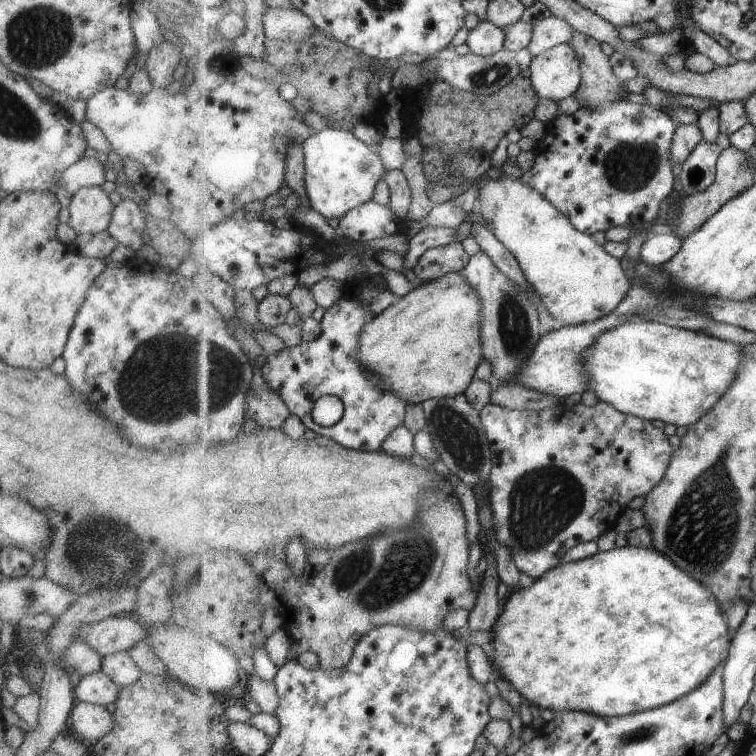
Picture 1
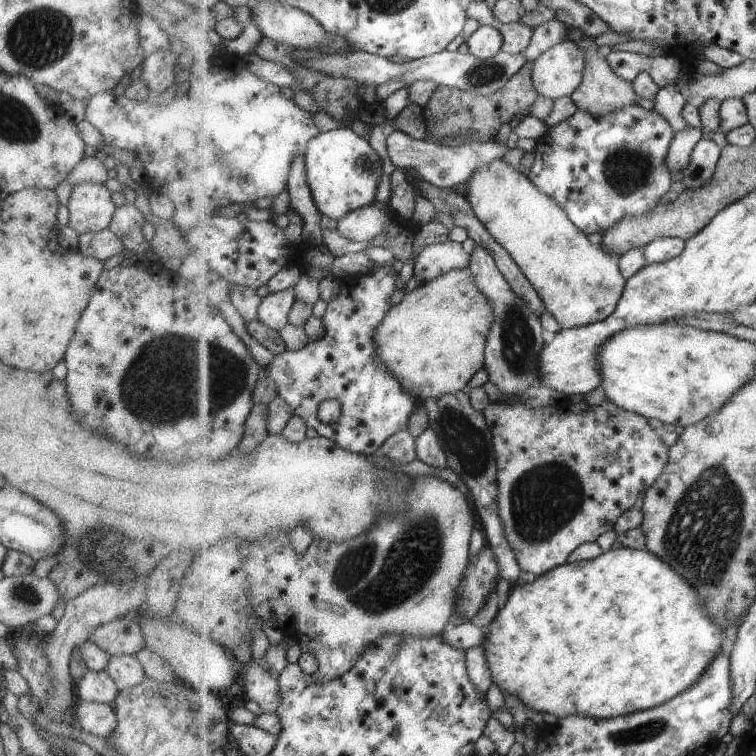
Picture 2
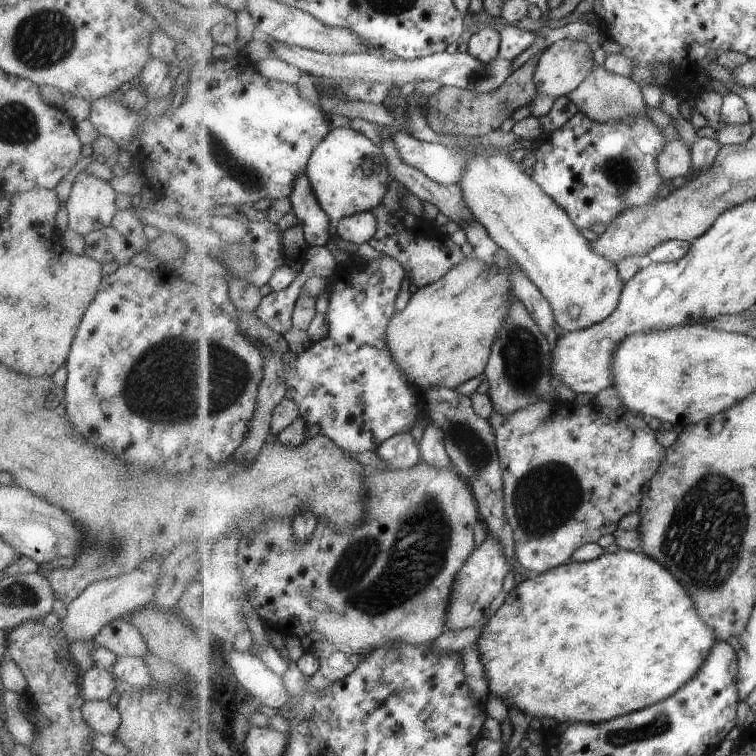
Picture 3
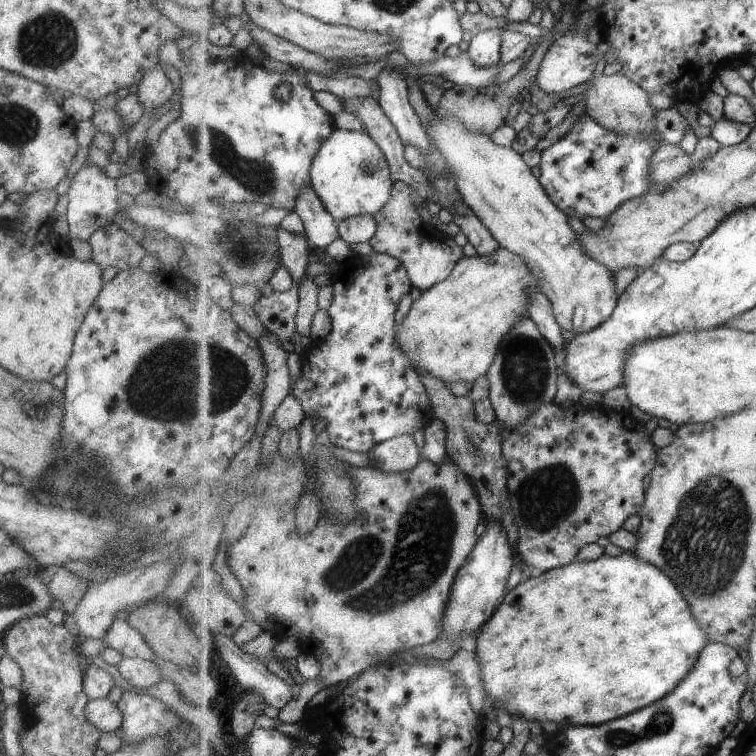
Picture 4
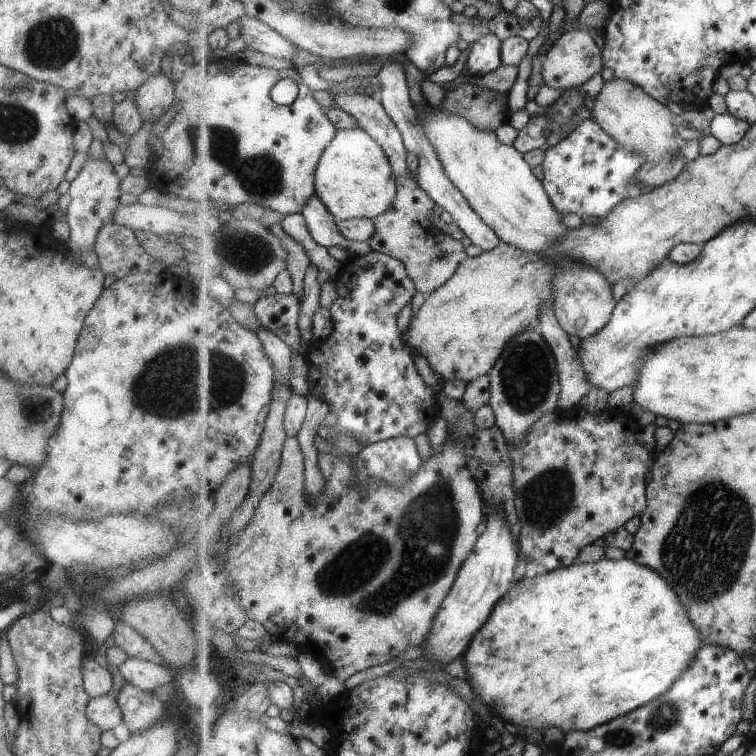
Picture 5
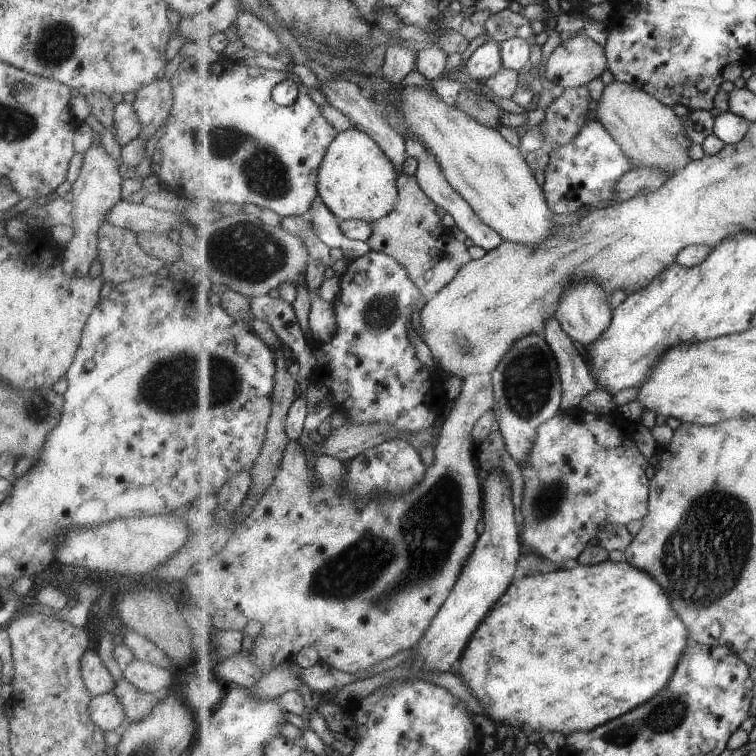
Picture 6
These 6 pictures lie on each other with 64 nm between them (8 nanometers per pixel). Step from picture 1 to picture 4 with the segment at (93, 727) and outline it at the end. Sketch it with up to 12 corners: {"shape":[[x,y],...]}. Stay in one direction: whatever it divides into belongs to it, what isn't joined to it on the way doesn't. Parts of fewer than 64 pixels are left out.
{"shape":[[107,696],[87,699],[84,716],[100,733],[115,731],[121,711]]}

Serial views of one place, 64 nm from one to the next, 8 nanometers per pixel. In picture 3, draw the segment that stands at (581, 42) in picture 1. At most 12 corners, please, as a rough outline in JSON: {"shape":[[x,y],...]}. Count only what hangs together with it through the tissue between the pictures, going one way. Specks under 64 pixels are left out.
{"shape":[[595,65],[568,97],[597,122],[645,112],[639,83]]}

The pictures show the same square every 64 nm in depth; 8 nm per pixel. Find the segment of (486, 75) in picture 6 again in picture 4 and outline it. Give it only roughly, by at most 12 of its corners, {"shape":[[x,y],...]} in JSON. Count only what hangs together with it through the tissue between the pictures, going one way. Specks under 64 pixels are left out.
{"shape":[[479,31],[469,58],[481,68],[502,62],[502,31]]}

